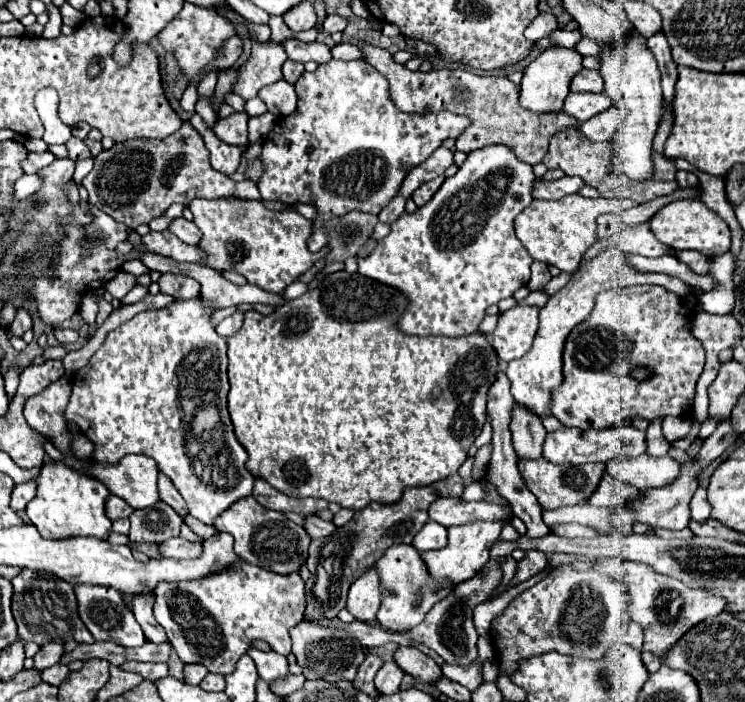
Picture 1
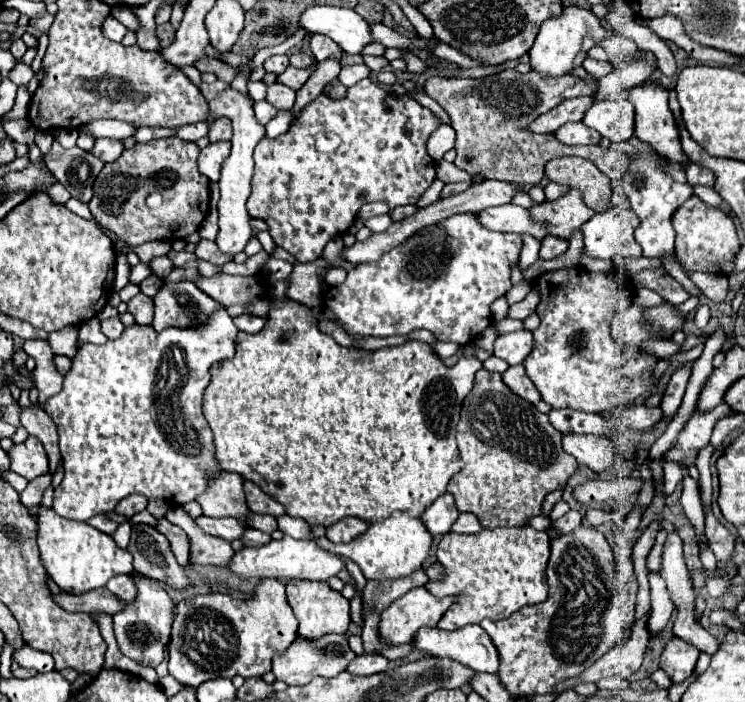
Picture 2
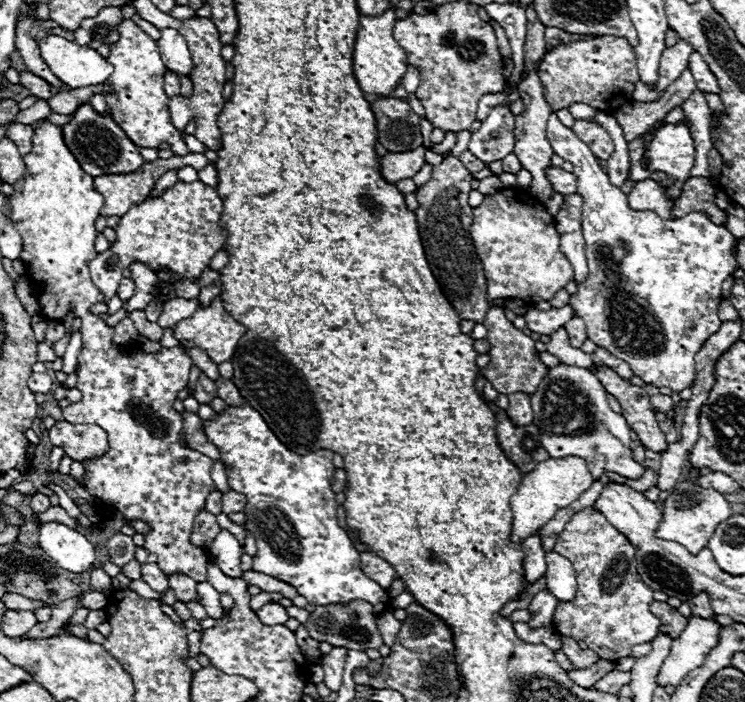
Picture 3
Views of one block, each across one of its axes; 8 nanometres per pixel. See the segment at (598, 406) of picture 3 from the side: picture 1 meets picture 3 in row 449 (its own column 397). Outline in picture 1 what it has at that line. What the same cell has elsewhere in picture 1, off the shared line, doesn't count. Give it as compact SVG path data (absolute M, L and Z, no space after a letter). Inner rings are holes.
M398 544L390 546L382 558L376 562L376 570L380 576L380 590L382 590L382 604L378 610L378 622L386 630L394 632L408 632L418 626L426 612L446 598L446 594L454 592L454 582L430 582L430 572L426 570L426 562L412 544Z

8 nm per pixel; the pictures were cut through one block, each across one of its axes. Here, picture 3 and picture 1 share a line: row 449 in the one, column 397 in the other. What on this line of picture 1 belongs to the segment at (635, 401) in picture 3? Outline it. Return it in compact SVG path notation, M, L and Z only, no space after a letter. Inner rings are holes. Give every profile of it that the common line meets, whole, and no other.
M400 646L396 652L394 652L394 662L408 674L414 674L414 678L418 678L422 684L430 684L434 680L438 680L442 676L442 670L440 666L430 658L426 656L424 652L420 652L418 648L414 646Z

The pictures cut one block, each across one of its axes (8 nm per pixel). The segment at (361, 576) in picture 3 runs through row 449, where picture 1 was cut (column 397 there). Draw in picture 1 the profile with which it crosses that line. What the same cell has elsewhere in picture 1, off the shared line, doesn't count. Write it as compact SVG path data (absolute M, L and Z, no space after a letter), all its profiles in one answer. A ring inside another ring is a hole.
M486 146L482 150L474 150L468 154L466 162L460 166L460 170L452 176L452 178L446 178L444 184L440 186L440 190L432 196L430 202L426 202L424 206L420 206L416 212L408 214L408 212L402 212L402 216L392 224L392 232L378 242L378 246L374 248L374 252L370 256L366 256L364 260L358 260L358 272L362 276L368 276L368 278L374 278L382 284L388 284L388 286L394 286L398 290L402 290L408 298L410 298L410 308L408 312L398 320L398 326L402 332L406 334L418 334L418 336L430 336L430 334L440 334L440 336L466 336L466 334L472 334L478 330L480 322L484 320L486 316L486 308L492 306L492 304L498 304L502 298L510 298L520 286L524 286L530 278L530 264L532 264L532 258L530 254L526 252L526 248L522 246L522 242L516 238L514 234L514 218L516 214L520 214L526 206L530 206L530 202L534 200L532 198L532 190L534 190L534 184L538 182L538 178L534 176L532 172L532 166L528 162L522 162L520 158L516 158L514 150L510 150L508 146Z

